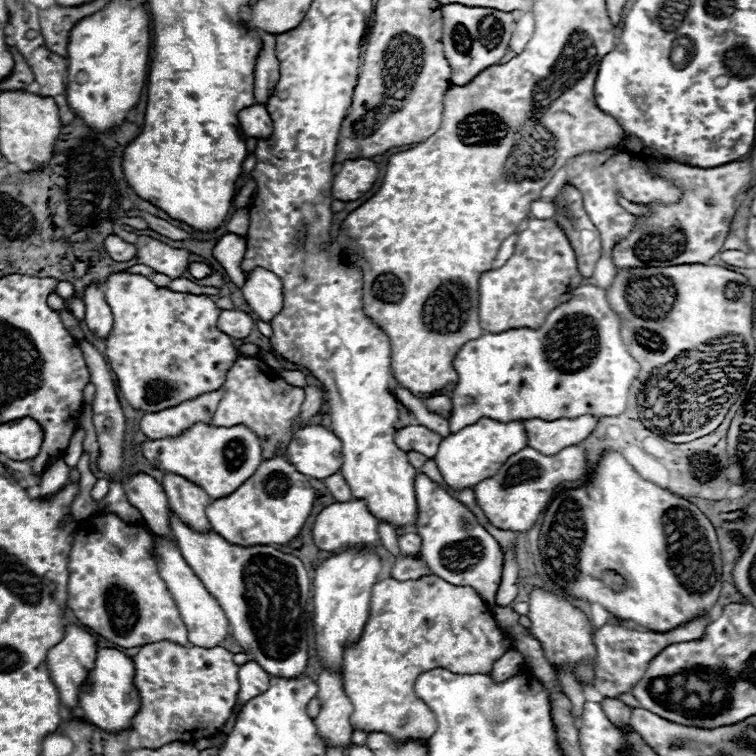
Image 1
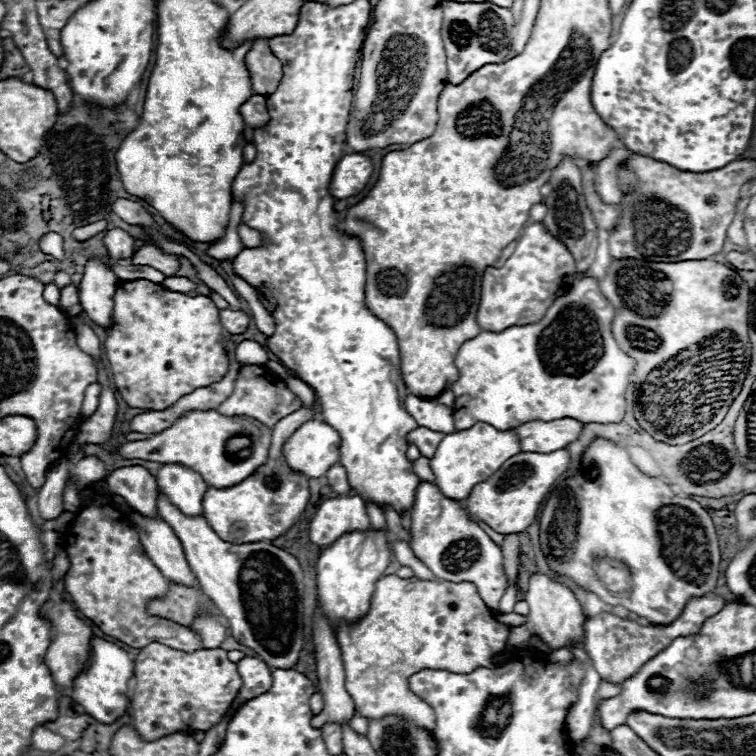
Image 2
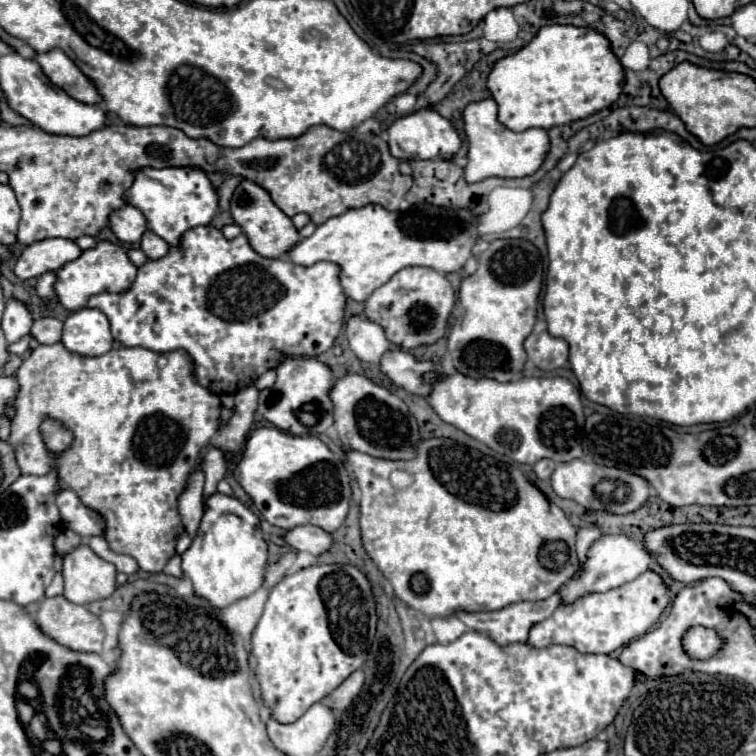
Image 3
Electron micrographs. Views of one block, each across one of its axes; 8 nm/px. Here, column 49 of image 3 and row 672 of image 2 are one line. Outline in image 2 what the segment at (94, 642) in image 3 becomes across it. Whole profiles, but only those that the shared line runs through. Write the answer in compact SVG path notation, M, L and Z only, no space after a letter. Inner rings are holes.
M706 594L700 598L690 598L688 604L684 606L682 614L674 622L670 622L670 624L648 624L648 626L640 626L638 622L628 620L628 618L620 618L612 612L600 612L596 616L586 616L582 648L588 652L592 664L594 664L594 668L602 680L620 684L622 680L634 676L642 664L646 664L650 658L654 658L658 652L662 652L674 638L698 632L702 622L708 616L718 614L724 606L726 606L726 600L718 594Z

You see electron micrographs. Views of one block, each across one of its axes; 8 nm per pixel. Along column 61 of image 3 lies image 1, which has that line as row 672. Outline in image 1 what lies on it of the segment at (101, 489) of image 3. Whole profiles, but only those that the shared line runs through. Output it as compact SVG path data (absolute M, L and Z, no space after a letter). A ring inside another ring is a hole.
M422 576L406 582L386 578L376 582L372 588L368 622L364 624L358 642L344 648L344 692L354 704L350 722L354 728L362 728L366 732L388 732L402 740L428 740L438 730L438 722L434 712L414 694L414 680L418 674L434 668L446 668L456 674L490 674L494 660L510 648L510 636L496 624L490 606L470 586L454 586L438 576Z

